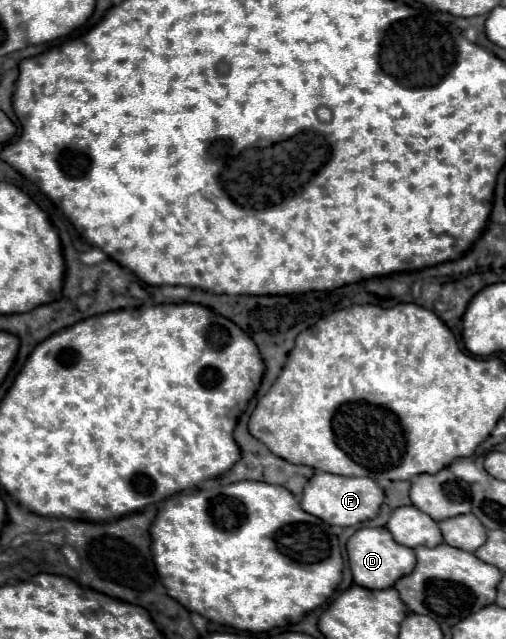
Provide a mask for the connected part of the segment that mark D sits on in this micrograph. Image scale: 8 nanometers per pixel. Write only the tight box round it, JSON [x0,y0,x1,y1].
[346,528,416,590]

